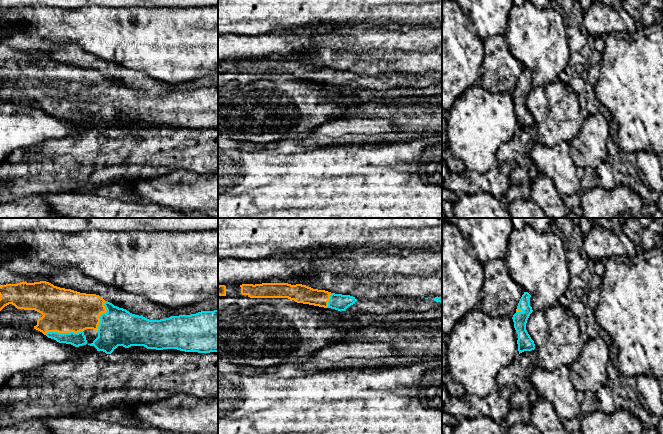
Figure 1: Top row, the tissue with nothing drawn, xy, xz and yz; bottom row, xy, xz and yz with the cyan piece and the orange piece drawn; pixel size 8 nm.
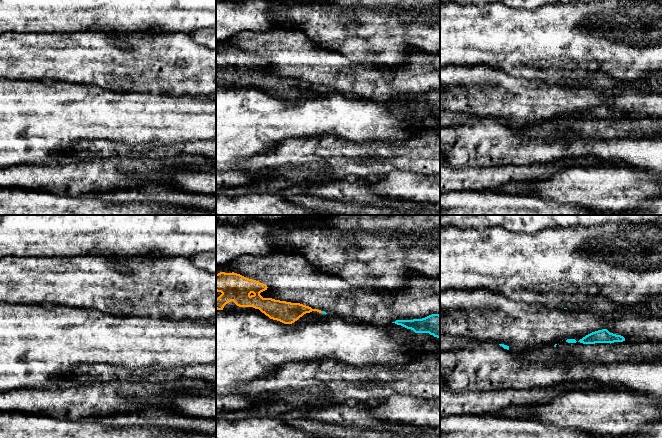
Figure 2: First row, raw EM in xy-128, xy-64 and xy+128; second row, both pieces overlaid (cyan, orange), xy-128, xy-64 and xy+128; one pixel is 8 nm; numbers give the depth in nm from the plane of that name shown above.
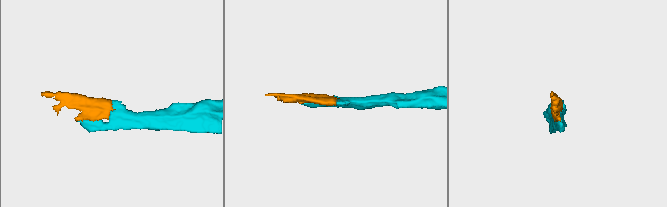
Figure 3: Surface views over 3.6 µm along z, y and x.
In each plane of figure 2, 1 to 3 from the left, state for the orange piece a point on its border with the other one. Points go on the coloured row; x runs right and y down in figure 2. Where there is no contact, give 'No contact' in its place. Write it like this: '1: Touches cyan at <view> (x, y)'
1: No contact
2: No contact
3: No contact

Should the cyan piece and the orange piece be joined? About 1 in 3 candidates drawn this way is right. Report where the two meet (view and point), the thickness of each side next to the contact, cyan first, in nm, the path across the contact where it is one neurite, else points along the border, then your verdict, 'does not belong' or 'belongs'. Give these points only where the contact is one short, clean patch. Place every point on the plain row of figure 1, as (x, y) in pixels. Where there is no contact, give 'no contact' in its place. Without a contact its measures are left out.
meets cyan in xy at (63, 109); 110 nm thick on the cyan side, 360 nm on the other; belongs

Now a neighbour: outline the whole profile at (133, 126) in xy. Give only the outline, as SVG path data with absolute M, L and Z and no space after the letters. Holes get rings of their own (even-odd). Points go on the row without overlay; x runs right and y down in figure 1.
M118 122L116 125L114 125L111 131L114 131L116 133L119 129L123 129L127 132L139 132L147 126L148 125L144 122L131 122L129 124Z

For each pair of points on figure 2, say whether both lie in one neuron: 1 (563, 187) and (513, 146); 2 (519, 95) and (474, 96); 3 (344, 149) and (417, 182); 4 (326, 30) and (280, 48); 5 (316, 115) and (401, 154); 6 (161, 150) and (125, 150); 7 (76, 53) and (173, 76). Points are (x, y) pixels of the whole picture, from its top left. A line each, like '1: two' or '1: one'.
1: two
2: one
3: two
4: two
5: two
6: one
7: one

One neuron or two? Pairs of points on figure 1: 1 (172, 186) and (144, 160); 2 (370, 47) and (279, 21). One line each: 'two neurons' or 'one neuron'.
1: two neurons
2: two neurons

